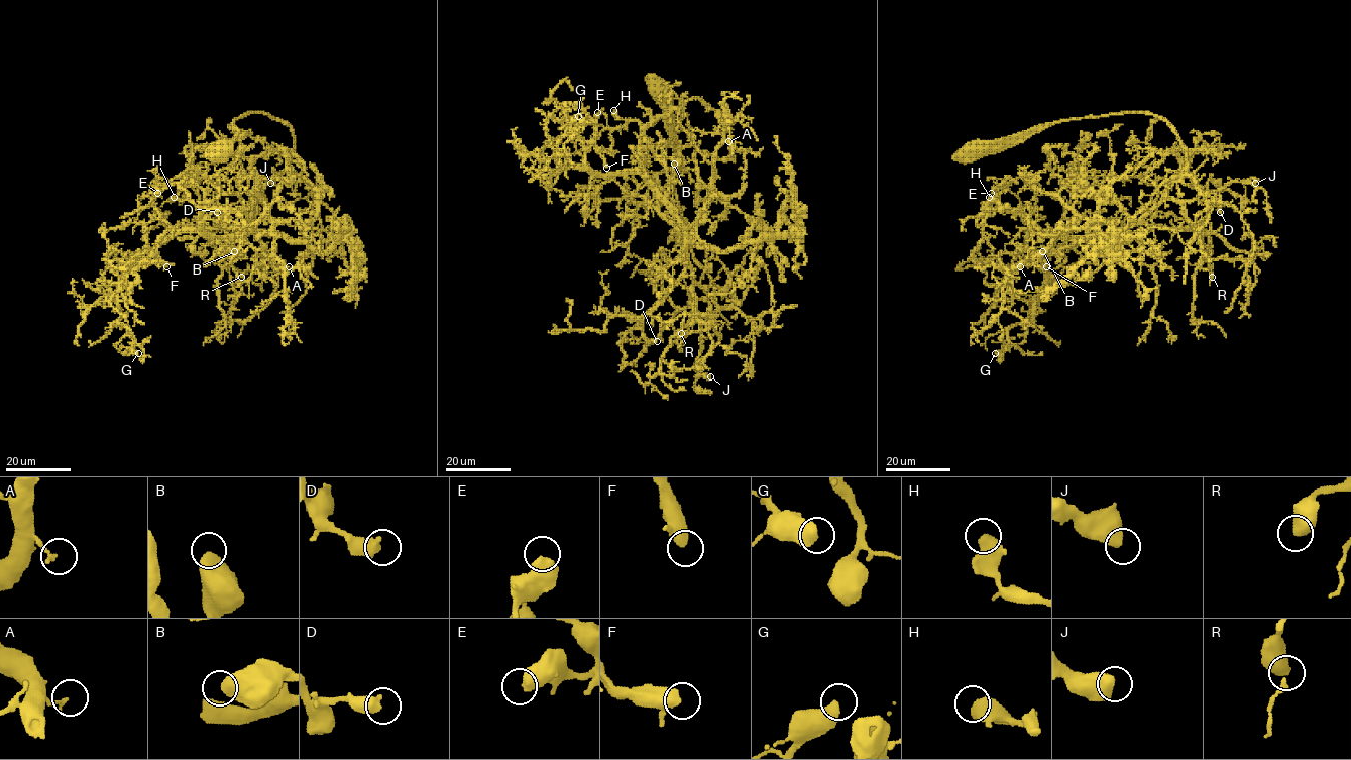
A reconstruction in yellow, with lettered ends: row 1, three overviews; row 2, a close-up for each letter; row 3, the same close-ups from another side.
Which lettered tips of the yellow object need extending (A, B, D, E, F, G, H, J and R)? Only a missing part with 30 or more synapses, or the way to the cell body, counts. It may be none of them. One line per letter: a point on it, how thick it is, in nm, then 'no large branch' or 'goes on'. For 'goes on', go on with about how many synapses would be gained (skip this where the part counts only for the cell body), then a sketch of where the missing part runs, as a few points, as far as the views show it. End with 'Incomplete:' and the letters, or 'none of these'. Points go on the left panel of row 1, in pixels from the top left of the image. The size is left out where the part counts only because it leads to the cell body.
A: (289, 266) | 150 nm | no large branch
B: (234, 251) | 600 nm | no large branch
D: (217, 212) | 500 nm | no large branch
E: (157, 193) | 550 nm | no large branch
F: (166, 266) | 360 nm | goes on | 170 syn | (166, 266), (171, 261), (169, 275), (156, 282), (146, 294), (146, 308), (151, 316)
G: (138, 353) | 600 nm | no large branch
H: (174, 197) | 600 nm | no large branch
J: (270, 183) | 550 nm | no large branch
R: (241, 277) | 550 nm | no large branch
Incomplete: F

